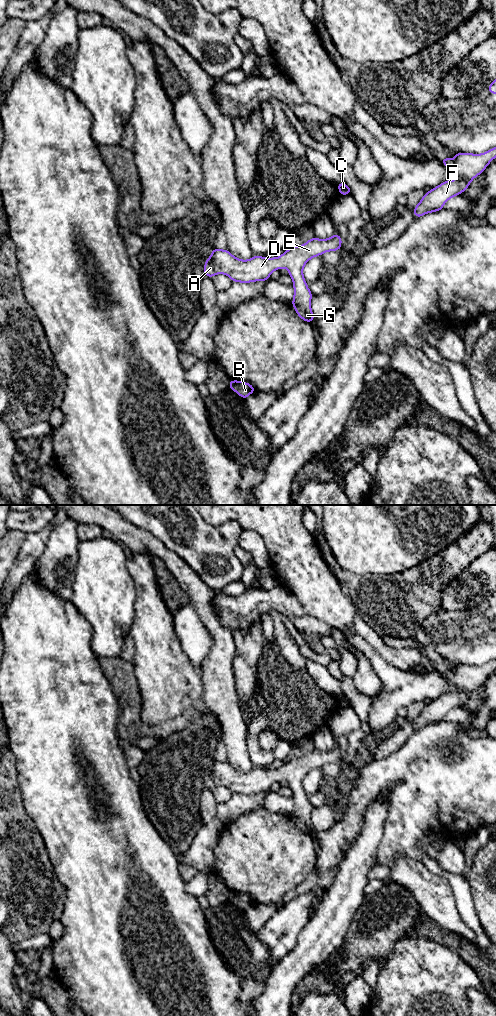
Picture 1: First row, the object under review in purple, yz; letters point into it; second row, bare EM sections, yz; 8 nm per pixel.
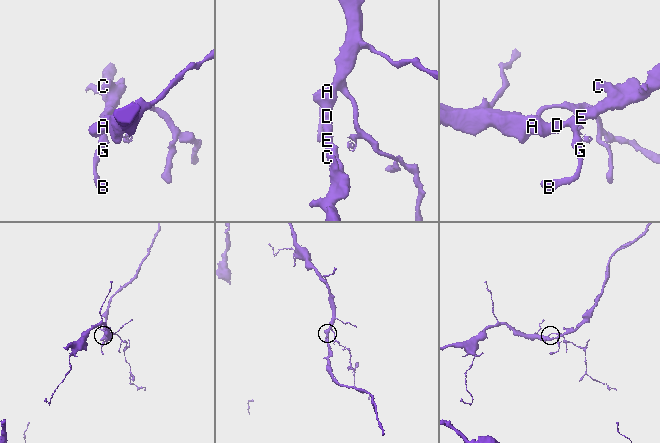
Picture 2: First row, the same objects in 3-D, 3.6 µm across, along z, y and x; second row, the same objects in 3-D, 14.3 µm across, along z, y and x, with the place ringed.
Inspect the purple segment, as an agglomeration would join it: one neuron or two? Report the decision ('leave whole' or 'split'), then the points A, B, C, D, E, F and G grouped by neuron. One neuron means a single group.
leave whole; A B C D E F G

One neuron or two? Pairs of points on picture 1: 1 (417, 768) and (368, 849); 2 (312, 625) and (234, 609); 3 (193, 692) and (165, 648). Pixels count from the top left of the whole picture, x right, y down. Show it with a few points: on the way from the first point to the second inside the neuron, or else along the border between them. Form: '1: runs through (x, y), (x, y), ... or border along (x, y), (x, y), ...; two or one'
1: border along (389, 798), (384, 834), (379, 844); two
2: runs through (293, 610), (285, 602), (253, 602); one
3: runs through (182, 681), (165, 664), (165, 659); one

